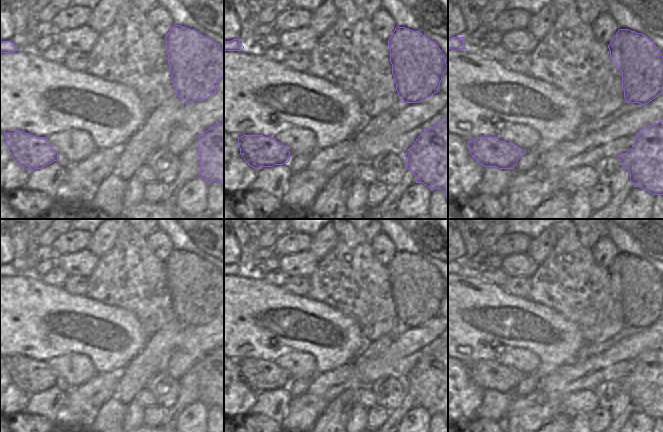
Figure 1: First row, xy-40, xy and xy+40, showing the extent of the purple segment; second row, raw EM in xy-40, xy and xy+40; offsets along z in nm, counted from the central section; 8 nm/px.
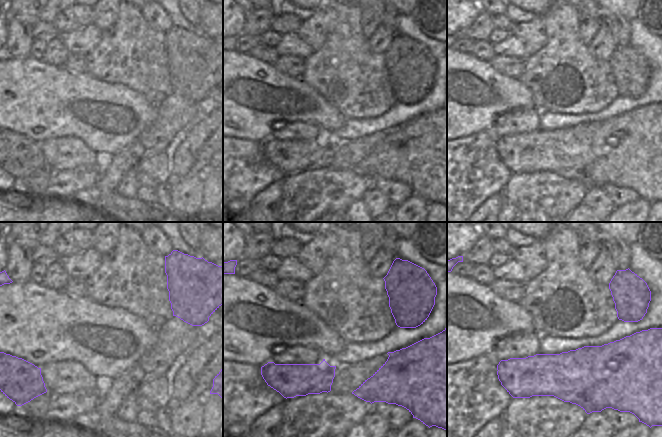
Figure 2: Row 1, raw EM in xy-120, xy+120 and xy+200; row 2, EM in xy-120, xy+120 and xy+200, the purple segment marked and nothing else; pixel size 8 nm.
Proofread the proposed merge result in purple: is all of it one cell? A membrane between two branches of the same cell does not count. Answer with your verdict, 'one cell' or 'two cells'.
two cells

